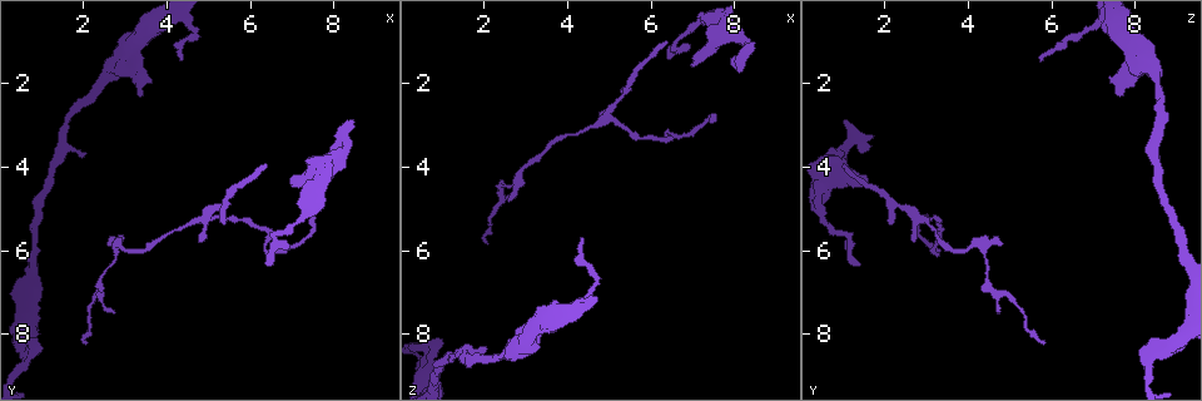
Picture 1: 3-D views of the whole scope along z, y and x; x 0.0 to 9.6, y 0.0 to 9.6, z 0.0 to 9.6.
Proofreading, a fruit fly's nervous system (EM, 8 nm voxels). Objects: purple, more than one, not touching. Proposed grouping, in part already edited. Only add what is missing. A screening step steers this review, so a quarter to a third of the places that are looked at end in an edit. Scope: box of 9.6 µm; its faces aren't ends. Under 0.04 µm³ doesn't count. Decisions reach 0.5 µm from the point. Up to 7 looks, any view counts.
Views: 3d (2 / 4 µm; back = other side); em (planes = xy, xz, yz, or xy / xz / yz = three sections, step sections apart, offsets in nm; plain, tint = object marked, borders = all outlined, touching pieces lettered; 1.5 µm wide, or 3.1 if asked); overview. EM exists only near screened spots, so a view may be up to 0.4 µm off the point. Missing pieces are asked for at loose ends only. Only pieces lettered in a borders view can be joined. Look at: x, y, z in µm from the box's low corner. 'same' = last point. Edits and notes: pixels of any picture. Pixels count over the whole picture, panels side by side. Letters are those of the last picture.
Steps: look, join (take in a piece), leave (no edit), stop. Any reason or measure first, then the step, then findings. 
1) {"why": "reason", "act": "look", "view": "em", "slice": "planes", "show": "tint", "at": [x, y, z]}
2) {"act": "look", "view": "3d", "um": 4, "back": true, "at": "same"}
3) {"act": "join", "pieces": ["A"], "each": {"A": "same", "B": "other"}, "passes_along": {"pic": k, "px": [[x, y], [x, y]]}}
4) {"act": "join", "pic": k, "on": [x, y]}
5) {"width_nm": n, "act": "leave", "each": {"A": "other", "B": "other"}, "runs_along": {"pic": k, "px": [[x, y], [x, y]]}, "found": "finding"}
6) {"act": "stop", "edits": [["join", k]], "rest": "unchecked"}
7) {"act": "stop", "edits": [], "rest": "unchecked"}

{"why": "thin end", "act": "look", "view": "em", "slice": "planes", "show": "tint", "at": [2.05, 8.20, 5.80]}

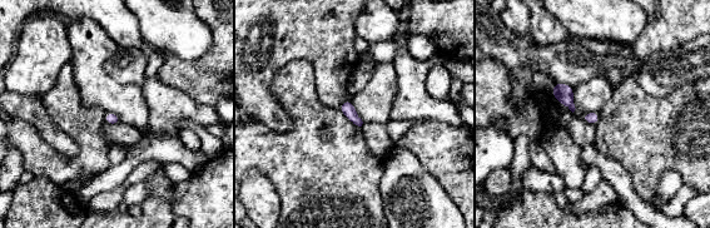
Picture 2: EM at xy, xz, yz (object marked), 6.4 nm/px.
{"why": "what lies round it", "act": "look", "view": "em", "slice": "planes", "show": "borders", "at": "same"}

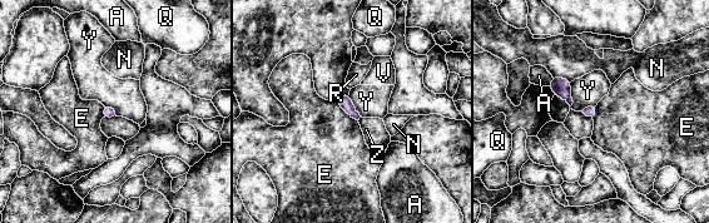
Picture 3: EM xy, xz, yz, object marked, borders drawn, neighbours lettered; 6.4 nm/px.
{"act": "leave", "each": {"A": "other", "E": "other", "N": "other", "Q": "other", "R": "other", "V": "other", "Y": "other", "Z": "other"}, "border": {"pic": 3, "px": [[571, 82], [573, 104], [570, 107]]}, "found": "none of them fits"}

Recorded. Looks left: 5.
{"why": "end of a long branch", "act": "look", "view": "3d", "um": 2, "back": true, "at": [6.40, 6.40, 1.40]}

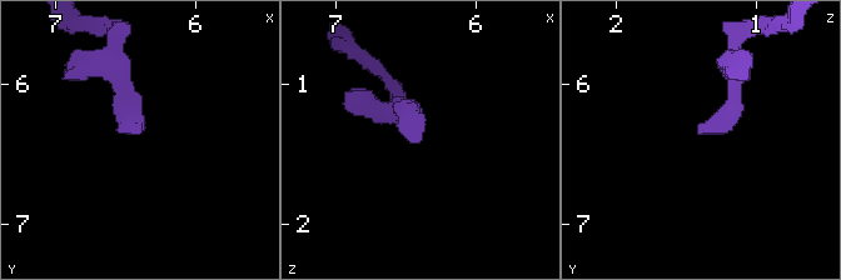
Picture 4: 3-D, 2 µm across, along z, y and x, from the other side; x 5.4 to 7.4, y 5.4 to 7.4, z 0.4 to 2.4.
{"act": "look", "view": "em", "slice": "yz", "step": 8, "show": "tint", "at": [6.40, 6.36, 1.42]}

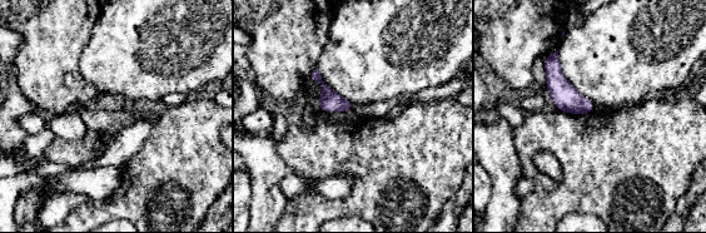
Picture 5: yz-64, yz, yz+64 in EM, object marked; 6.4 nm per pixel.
{"act": "look", "view": "em", "slice": "planes", "show": "borders", "at": "same"}

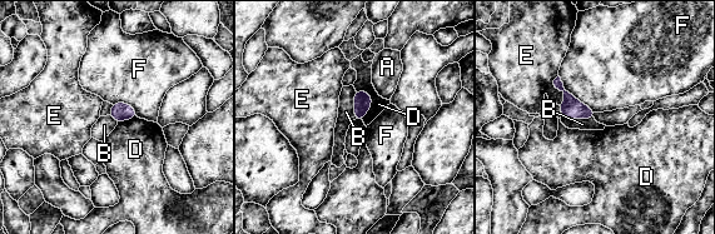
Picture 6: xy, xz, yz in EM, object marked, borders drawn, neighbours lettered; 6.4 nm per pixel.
{"width_nm": 110, "act": "leave", "each": {"A": "other", "B": "other", "D": "other", "E": "other", "F": "other"}, "border": {"pic": 6, "px": [[561, 116], [594, 119]]}, "found": "no lettered piece goes on from it"}

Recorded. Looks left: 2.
{"why": "thin end", "act": "look", "view": "em", "slice": "planes", "show": "borders", "at": [2.05, 3.75, 8.30]}

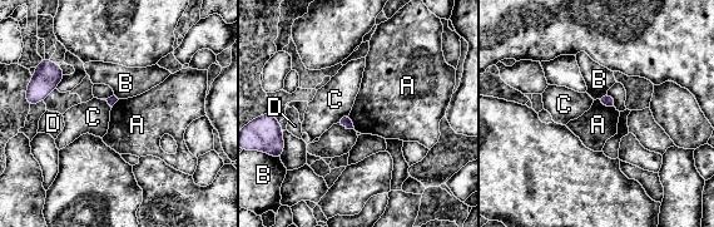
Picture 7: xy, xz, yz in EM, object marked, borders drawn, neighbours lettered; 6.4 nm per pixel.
{"act": "leave", "each": {"A": "other", "B": "other", "C": "other", "D": "other"}, "border": {"pic": 7, "px": [[596, 99], [601, 104], [615, 109]]}, "found": "none of them fits"}

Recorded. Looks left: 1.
{"act": "stop", "edits": [], "rest": "unchecked"}

